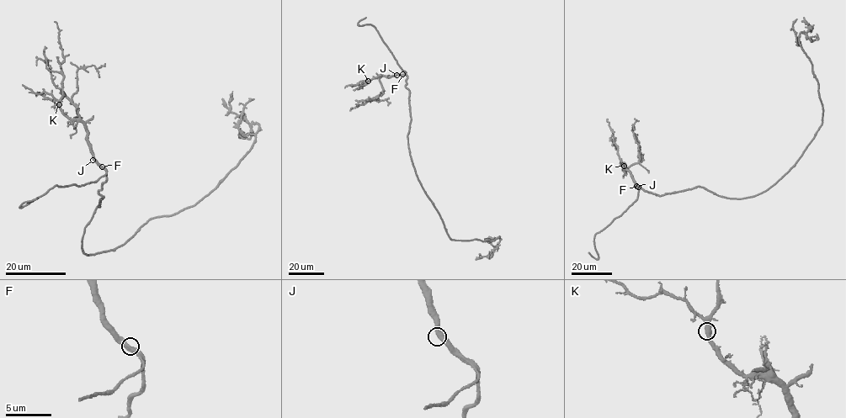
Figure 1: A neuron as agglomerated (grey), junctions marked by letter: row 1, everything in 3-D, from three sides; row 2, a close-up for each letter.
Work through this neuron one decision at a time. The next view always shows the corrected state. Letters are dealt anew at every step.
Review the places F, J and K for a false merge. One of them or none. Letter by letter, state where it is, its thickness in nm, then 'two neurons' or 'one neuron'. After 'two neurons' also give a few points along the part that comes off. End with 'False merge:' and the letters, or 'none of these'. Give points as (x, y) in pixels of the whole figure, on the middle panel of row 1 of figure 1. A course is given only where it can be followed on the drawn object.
F: at (402, 74); 440 nm thick; one neuron
J: at (396, 75); 480 nm thick; one neuron
K: at (368, 81); 460 nm thick; one neuron
False merge: none of these

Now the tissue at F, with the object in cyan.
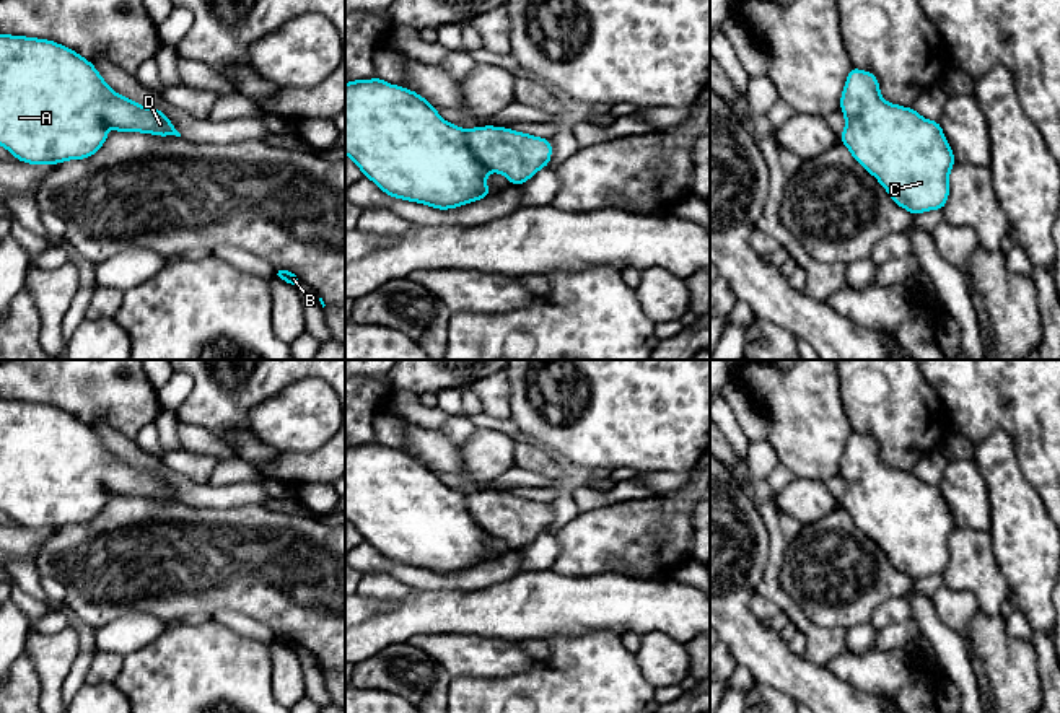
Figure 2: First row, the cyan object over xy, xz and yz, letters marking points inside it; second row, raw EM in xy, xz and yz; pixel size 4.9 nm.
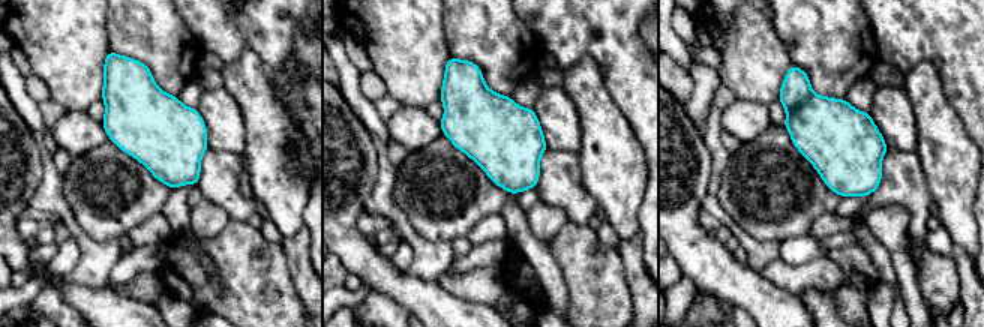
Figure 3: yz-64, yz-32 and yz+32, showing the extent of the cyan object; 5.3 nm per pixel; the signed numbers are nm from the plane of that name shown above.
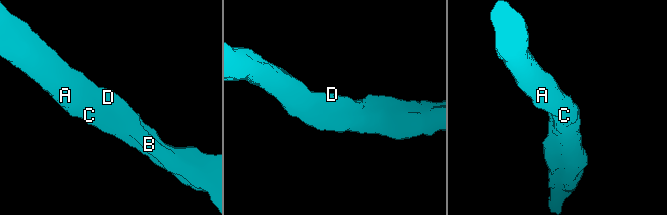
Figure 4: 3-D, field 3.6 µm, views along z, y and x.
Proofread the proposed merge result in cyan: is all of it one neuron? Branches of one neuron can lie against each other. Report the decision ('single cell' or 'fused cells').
single cell

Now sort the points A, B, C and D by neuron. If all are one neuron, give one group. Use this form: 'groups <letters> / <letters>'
groups A B C D

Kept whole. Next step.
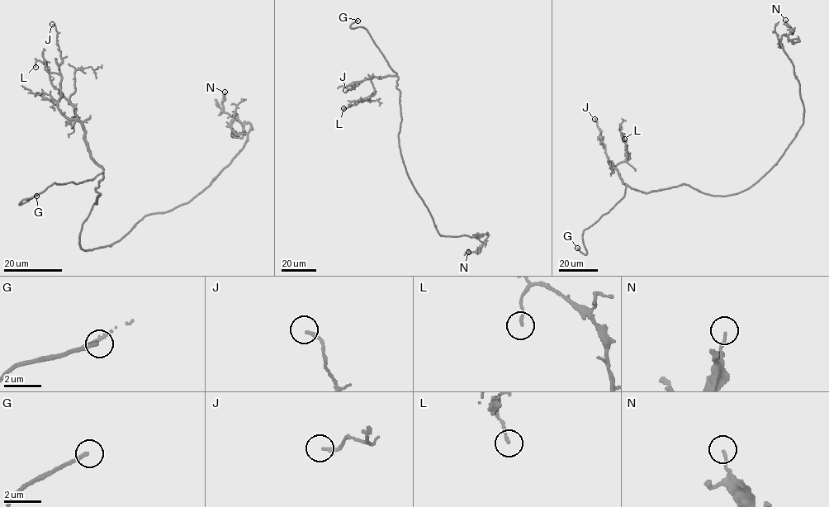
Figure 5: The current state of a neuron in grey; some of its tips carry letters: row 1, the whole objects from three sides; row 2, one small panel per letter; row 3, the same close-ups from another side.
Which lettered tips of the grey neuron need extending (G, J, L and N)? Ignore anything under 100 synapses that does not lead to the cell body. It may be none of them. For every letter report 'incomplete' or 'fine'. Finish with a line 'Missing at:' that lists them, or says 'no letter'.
G: incomplete
J: fine
L: fine
N: fine
Missing at: G

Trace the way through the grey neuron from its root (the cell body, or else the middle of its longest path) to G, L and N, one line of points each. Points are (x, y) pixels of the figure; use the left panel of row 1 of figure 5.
G: (82, 249), (79, 235), (100, 193), (96, 189), (103, 168), (78, 183), (54, 183), (19, 204), (36, 196)
L: (82, 249), (79, 235), (103, 171), (72, 118), (74, 107), (46, 66), (38, 60), (35, 67)
N: (82, 249), (109, 244), (144, 216), (187, 203), (230, 162), (244, 144), (251, 125), (224, 111), (225, 92)

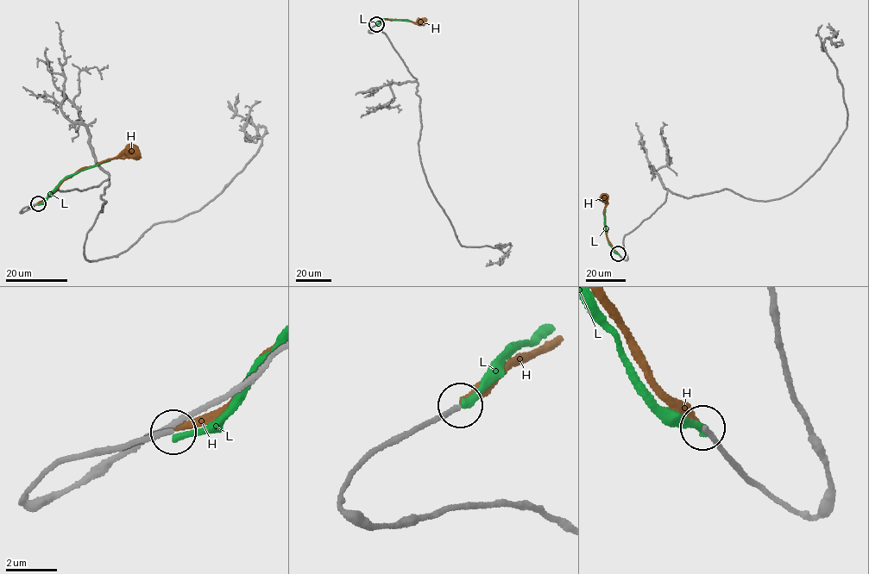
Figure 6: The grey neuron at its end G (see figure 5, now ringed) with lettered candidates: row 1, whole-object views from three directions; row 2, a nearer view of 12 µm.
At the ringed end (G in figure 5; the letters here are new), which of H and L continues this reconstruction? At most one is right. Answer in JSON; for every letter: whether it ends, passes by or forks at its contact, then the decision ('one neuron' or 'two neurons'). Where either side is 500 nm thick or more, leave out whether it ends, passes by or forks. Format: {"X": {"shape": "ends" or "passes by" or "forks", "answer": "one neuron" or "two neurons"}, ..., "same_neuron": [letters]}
{"H": {"shape": "ends", "answer": "two neurons"}, "L": {"shape": "ends", "answer": "two neurons"}, "same_neuron": []}

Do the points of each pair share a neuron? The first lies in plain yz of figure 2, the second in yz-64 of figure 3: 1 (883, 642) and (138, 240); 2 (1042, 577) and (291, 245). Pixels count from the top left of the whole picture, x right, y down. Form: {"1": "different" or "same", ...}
{"1": "different", "2": "different"}

